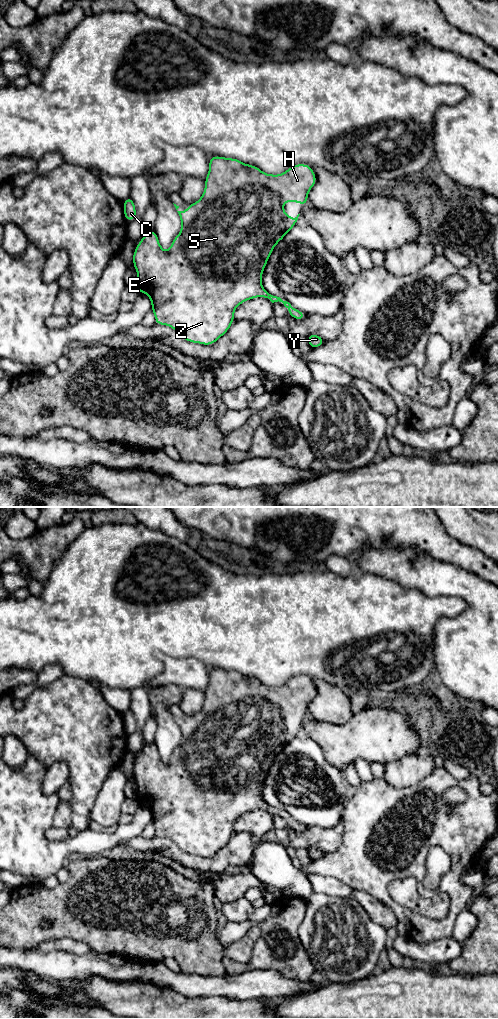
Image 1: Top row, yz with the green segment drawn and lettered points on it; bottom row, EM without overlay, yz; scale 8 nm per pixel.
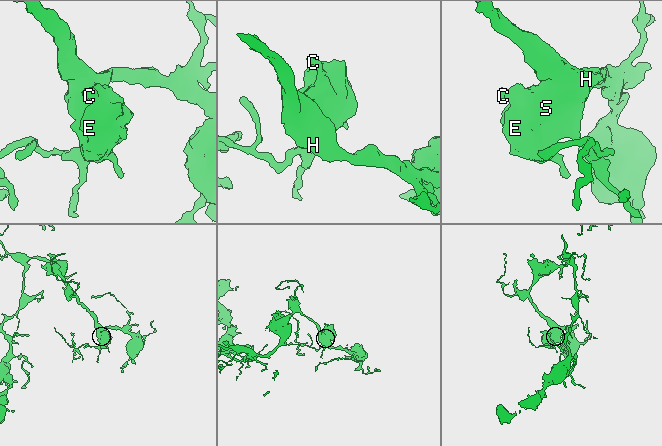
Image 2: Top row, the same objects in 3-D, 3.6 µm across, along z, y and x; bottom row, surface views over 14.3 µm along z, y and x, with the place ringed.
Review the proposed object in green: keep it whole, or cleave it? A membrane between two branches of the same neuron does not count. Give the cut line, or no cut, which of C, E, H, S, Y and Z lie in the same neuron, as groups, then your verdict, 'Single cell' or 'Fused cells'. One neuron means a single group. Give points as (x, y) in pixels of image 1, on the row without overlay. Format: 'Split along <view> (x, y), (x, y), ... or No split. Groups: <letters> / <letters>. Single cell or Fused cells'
No split. Groups: C E H S Y Z. Single cell

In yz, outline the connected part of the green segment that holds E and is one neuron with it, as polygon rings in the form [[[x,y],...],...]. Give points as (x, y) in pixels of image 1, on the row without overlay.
[[[221,668],[210,670],[203,707],[197,714],[189,716],[186,723],[177,722],[181,731],[181,743],[172,753],[170,761],[162,761],[154,742],[143,748],[133,765],[133,778],[138,787],[135,799],[139,805],[149,808],[156,836],[173,840],[186,853],[211,857],[231,839],[235,821],[241,815],[256,809],[267,810],[272,815],[282,814],[291,829],[304,831],[305,825],[293,820],[280,809],[269,806],[263,800],[261,790],[274,759],[296,737],[300,727],[291,730],[284,725],[282,716],[297,714],[304,719],[308,714],[308,705],[315,696],[316,687],[307,676],[296,676],[282,686],[273,687],[238,671]]]

